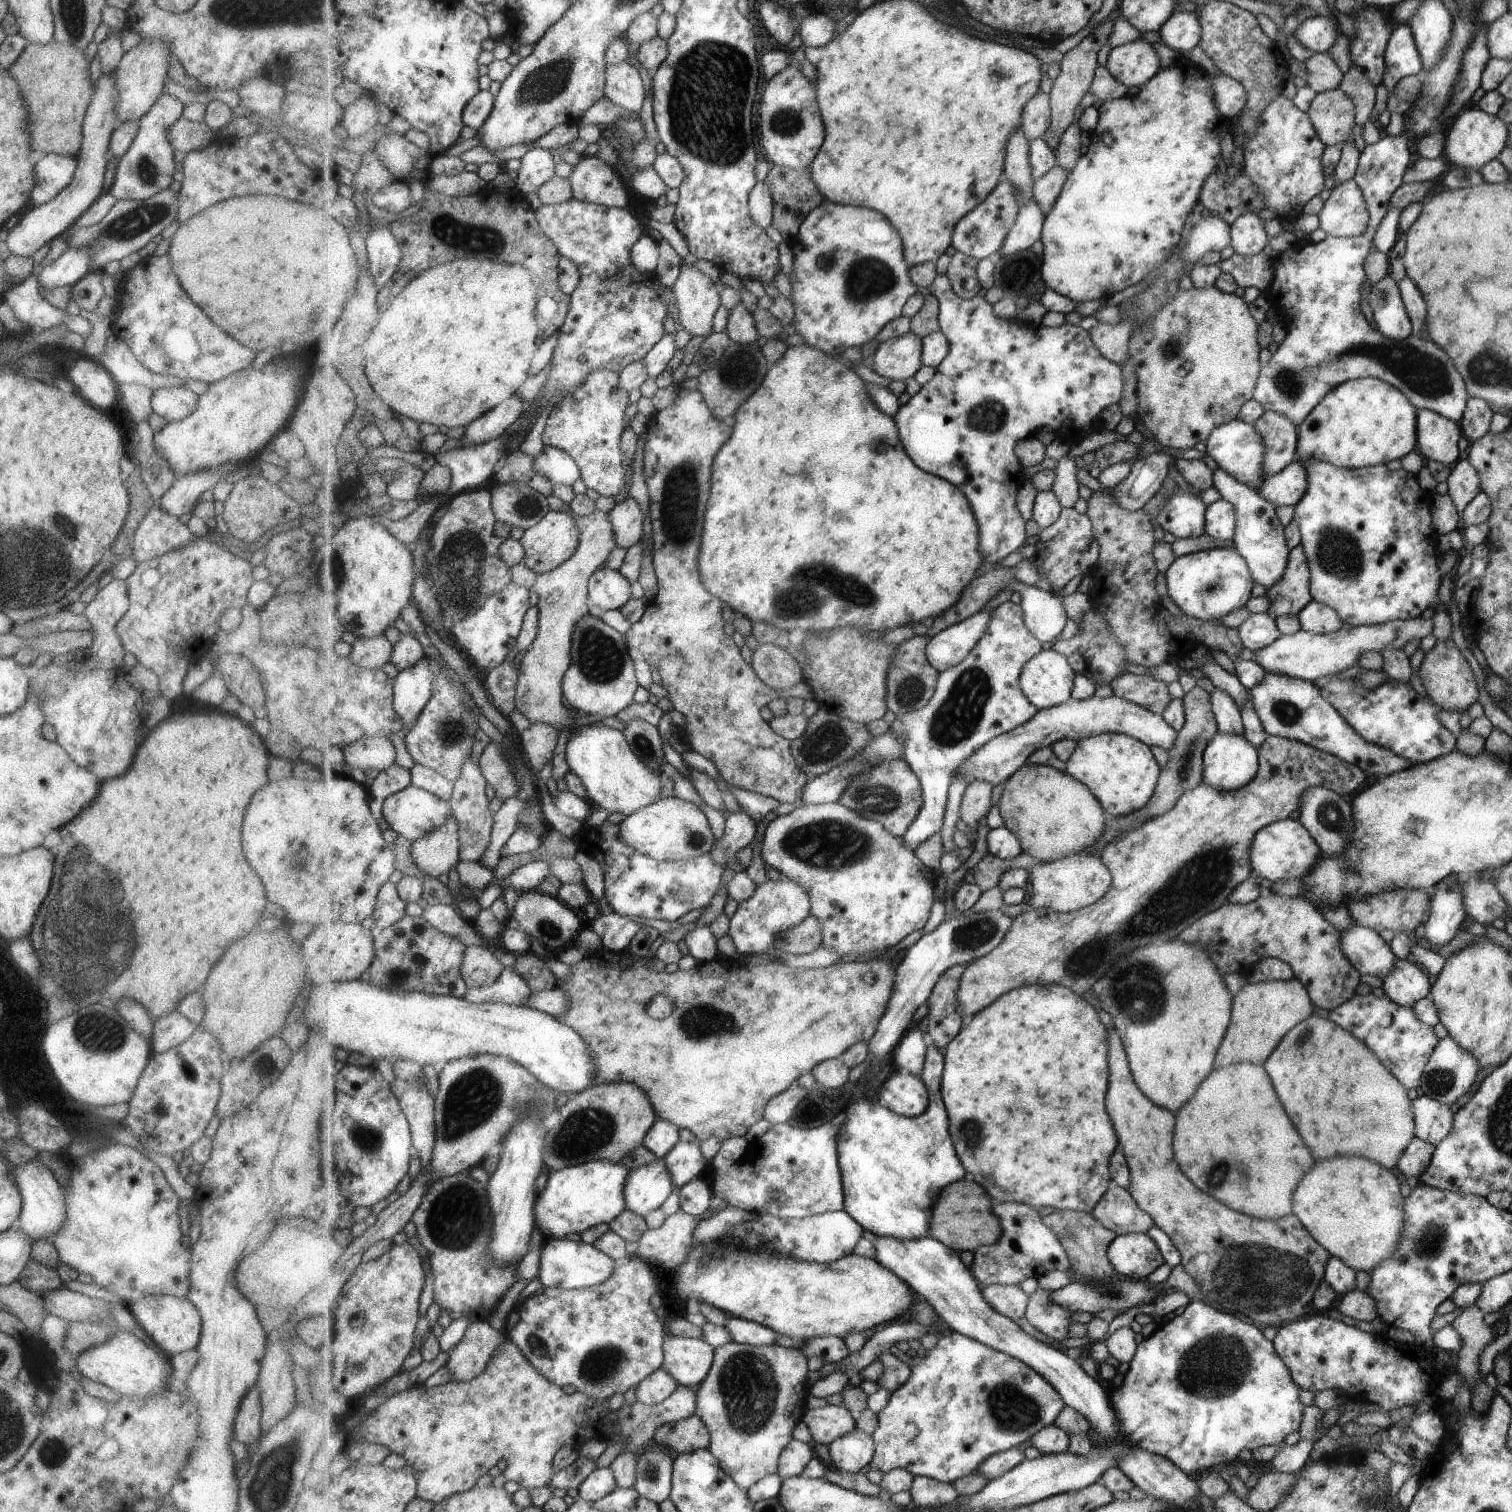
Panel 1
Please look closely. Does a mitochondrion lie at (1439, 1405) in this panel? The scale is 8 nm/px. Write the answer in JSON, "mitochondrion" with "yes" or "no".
{"mitochondrion":"no"}

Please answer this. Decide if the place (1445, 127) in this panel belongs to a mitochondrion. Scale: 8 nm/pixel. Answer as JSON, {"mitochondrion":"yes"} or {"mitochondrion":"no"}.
{"mitochondrion":"no"}

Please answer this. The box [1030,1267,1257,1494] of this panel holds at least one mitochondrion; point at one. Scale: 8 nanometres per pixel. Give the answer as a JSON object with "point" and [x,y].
{"point":[1215,1368]}

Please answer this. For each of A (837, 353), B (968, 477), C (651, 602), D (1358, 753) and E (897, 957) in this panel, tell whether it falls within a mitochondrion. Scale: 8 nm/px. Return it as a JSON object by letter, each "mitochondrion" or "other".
{"A":"other","B":"other","C":"other","D":"other","E":"other"}

